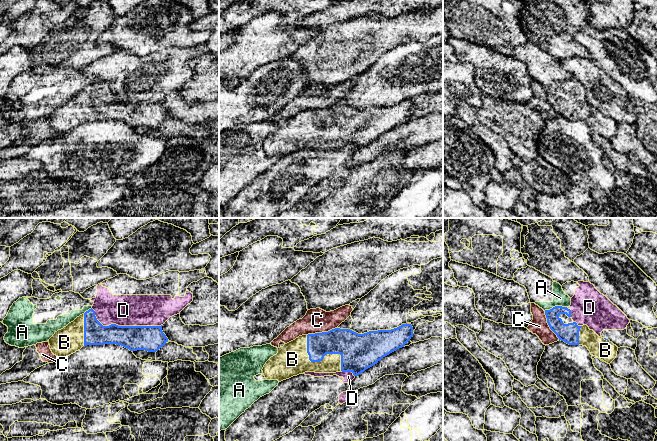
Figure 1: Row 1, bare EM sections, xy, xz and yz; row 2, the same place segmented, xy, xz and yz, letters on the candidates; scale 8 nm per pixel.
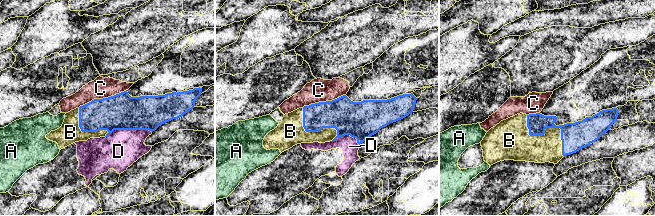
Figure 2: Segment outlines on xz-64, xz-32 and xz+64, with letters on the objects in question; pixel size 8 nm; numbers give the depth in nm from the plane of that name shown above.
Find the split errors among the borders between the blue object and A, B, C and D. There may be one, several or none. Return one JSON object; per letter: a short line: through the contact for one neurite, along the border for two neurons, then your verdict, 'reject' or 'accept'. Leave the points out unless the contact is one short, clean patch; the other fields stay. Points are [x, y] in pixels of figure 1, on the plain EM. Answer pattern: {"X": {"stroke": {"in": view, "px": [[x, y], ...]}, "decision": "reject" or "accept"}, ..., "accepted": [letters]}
{"A": {"decision": "reject"}, "B": {"decision": "accept"}, "C": {"decision": "reject"}, "D": {"decision": "reject"}, "accepted": ["B"]}

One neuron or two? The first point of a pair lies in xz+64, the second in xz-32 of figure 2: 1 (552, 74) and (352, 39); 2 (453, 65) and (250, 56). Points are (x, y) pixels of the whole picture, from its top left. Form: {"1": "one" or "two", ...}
{"1": "one", "2": "one"}

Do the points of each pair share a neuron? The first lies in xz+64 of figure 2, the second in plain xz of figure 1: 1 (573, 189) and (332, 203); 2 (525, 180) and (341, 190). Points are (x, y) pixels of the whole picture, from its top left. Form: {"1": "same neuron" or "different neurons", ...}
{"1": "same neuron", "2": "different neurons"}

